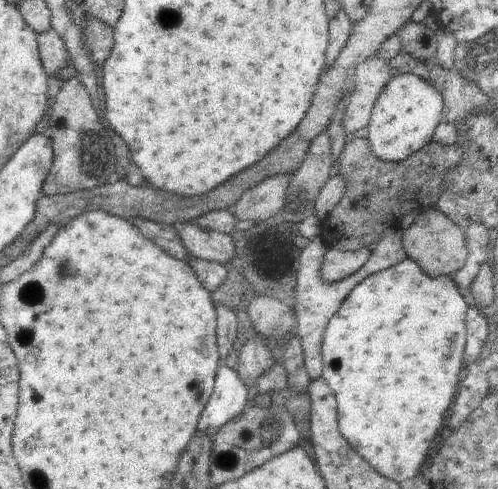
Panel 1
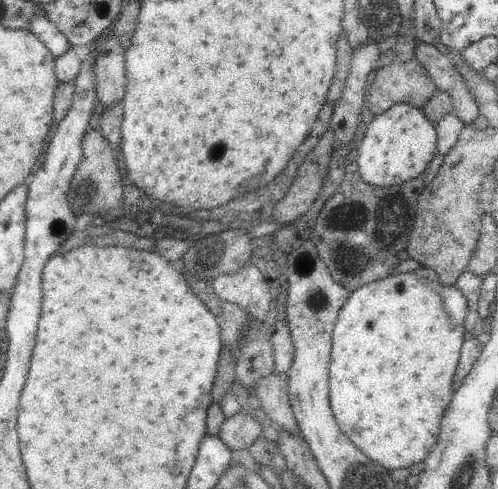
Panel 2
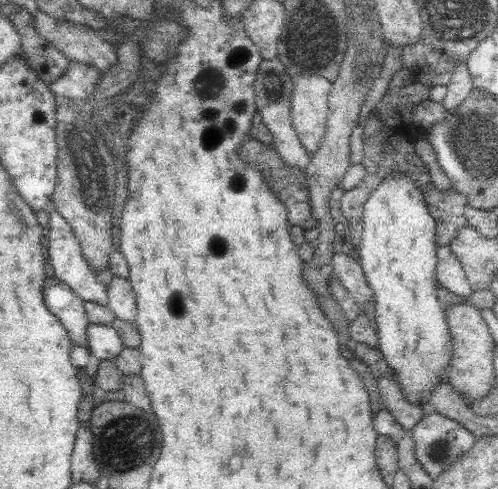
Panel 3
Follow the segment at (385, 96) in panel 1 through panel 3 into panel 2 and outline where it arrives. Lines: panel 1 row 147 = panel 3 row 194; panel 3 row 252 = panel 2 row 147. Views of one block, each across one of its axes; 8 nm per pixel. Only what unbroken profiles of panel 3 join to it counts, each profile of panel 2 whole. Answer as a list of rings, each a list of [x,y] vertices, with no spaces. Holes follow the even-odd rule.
[[[397,104],[369,122],[365,136],[361,138],[353,154],[359,166],[359,176],[365,184],[377,188],[393,188],[415,180],[427,168],[435,152],[437,130],[425,118],[423,110],[411,104]]]

